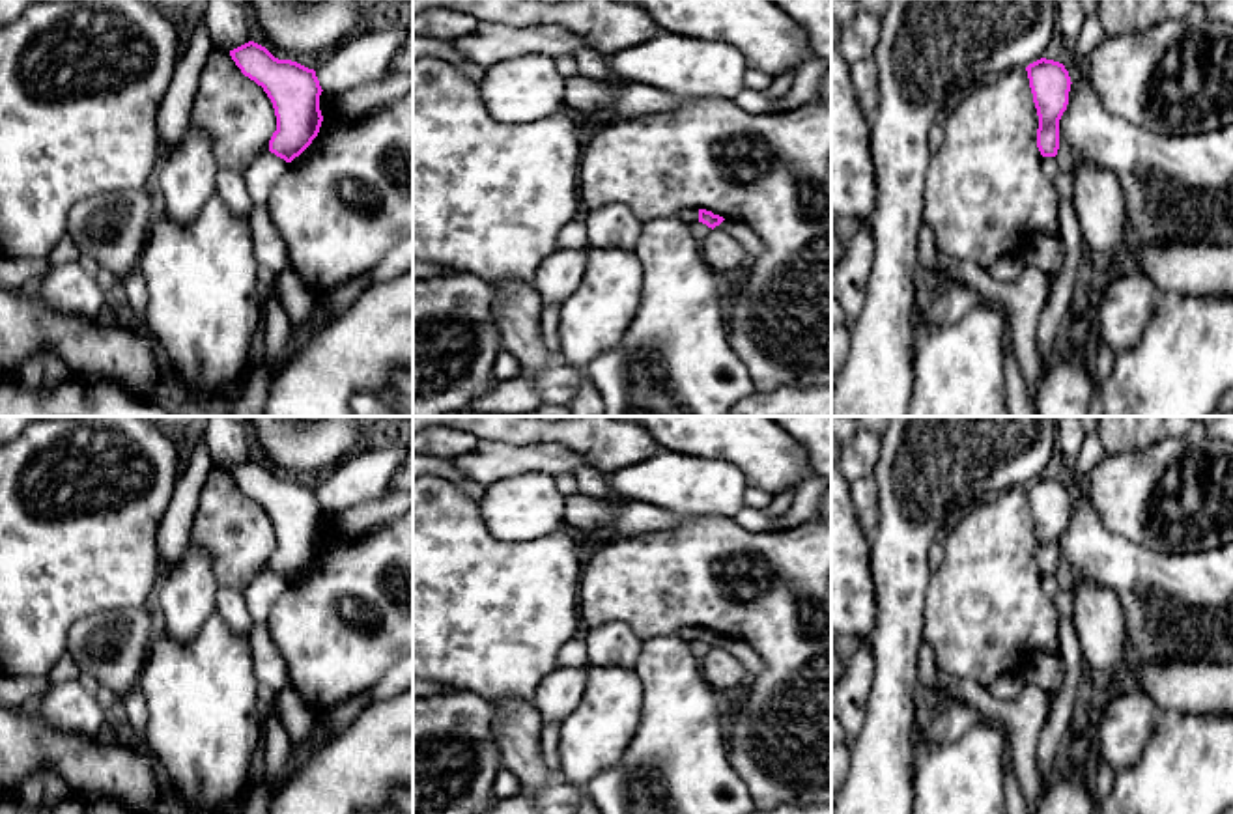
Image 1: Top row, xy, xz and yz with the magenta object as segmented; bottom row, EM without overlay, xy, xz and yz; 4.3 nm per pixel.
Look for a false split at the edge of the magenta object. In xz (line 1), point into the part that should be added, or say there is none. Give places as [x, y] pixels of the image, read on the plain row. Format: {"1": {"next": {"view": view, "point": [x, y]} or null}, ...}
{"1": {"next": null}}

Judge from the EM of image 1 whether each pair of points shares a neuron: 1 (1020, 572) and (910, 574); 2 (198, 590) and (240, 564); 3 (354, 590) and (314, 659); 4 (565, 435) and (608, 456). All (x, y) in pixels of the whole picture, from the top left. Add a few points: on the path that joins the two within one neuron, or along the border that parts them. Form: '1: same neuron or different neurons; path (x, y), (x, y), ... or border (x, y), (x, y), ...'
1: different neurons; border (933, 572), (927, 583), (923, 617)
2: different neurons; border (189, 546), (197, 546), (210, 555), (219, 587)
3: same neuron; path (340, 607), (337, 611), (337, 637), (331, 643)
4: same neuron; path (576, 435), (587, 435), (596, 445)

